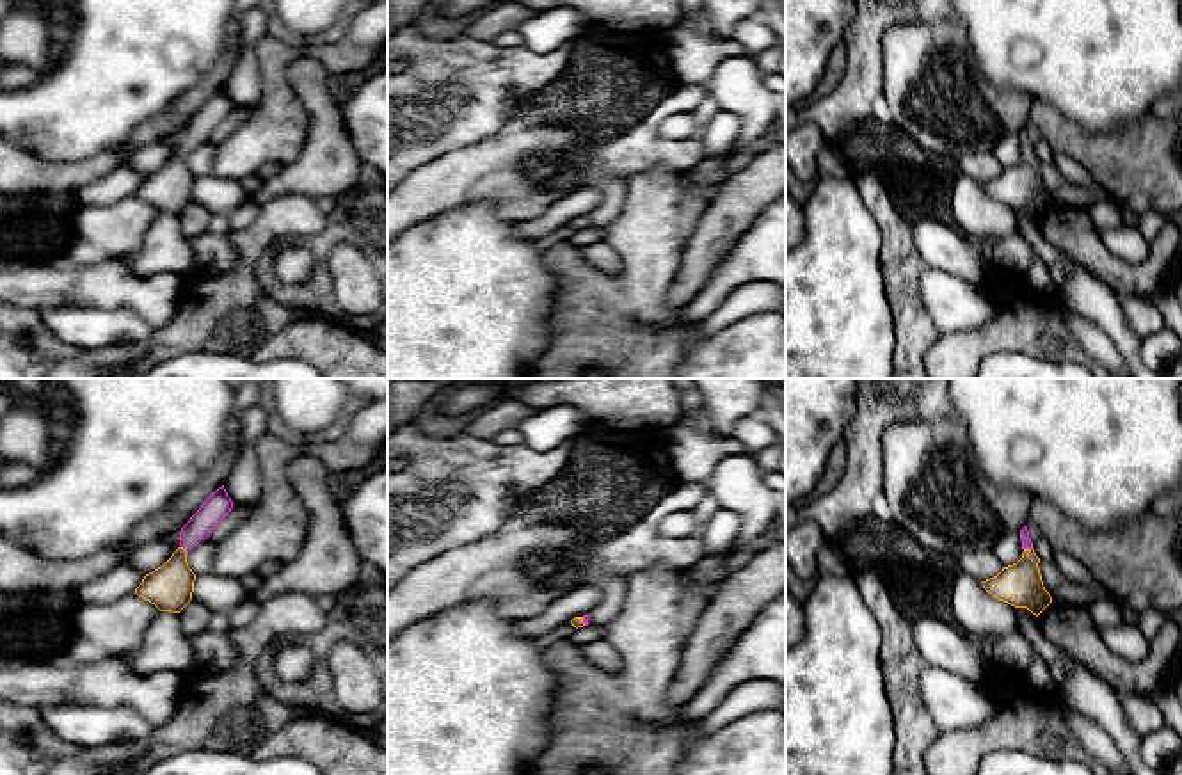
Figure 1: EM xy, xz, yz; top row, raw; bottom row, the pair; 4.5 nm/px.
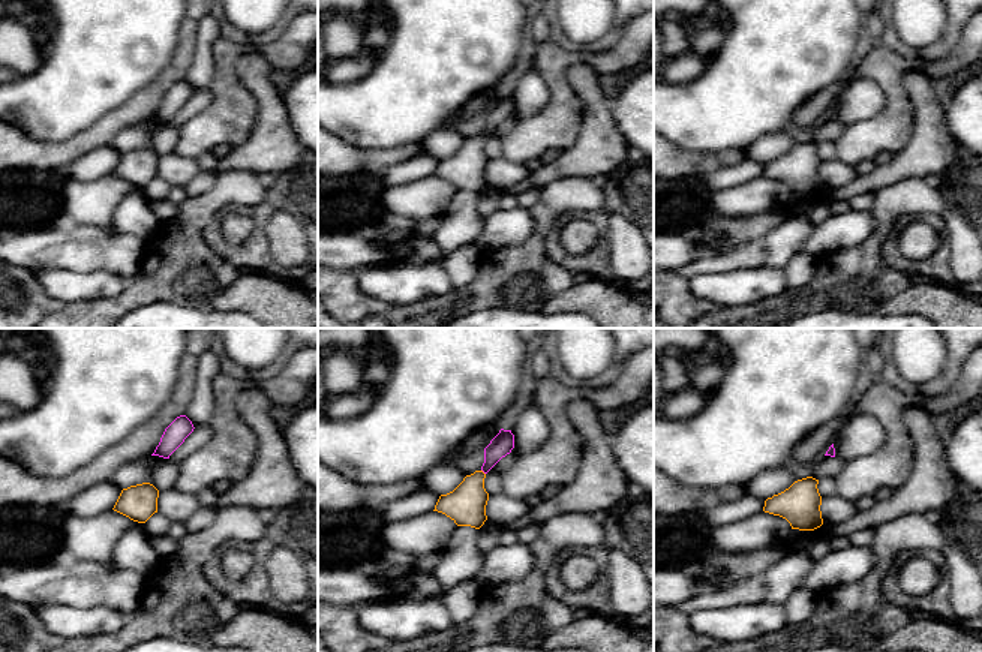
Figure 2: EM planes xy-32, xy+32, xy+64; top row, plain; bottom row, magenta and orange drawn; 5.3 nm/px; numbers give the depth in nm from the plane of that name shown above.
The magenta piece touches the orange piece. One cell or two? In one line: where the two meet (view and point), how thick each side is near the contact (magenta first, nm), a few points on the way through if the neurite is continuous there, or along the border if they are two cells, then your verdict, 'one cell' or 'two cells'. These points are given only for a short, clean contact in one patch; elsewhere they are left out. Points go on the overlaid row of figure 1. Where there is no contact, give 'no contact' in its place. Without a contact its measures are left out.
meets magenta in yz at (1028, 548); 50 nm thick on the magenta side, 200 nm on the other; runs through yz (1024, 535), (1028, 548), (1028, 566), (1021, 585); one cell

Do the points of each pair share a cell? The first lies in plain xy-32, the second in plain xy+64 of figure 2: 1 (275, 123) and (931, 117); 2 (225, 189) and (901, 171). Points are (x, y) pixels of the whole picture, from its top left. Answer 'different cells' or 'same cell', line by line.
1: same cell
2: different cells

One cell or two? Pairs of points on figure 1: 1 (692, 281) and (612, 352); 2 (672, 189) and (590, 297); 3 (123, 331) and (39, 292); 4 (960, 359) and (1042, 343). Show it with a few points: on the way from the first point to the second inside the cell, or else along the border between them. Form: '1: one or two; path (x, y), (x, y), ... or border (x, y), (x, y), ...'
1: two; border (681, 263), (669, 290), (669, 303), (679, 310)
2: one; path (656, 219), (649, 233), (649, 255), (621, 283)
3: two; border (111, 308), (50, 306), (41, 311)
4: one; path (980, 342), (1022, 340)

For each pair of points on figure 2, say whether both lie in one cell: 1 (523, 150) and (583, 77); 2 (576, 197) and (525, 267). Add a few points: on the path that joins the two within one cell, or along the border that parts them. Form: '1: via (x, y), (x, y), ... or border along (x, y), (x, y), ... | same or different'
1: border along (568, 83), (579, 101) | different
2: via (558, 212), (540, 230), (534, 249) | same

